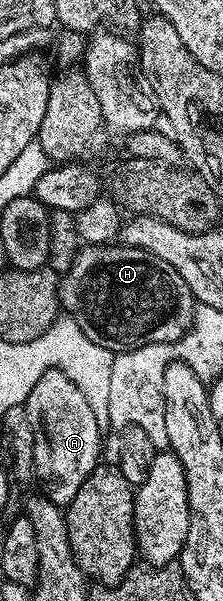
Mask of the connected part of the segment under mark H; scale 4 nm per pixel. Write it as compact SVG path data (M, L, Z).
M85 245L77 252L75 261L71 265L70 274L67 276L65 286L59 292L64 314L73 319L75 325L79 325L79 329L83 329L83 333L87 333L87 337L91 337L91 341L95 341L95 345L103 345L103 349L108 351L120 353L152 343L178 343L187 332L185 325L193 324L193 318L190 317L189 312L195 309L195 300L187 281L183 281L183 277L179 277L179 273L175 273L175 269L171 269L171 265L167 265L167 261L163 261L163 257L155 257L149 251L124 245Z

